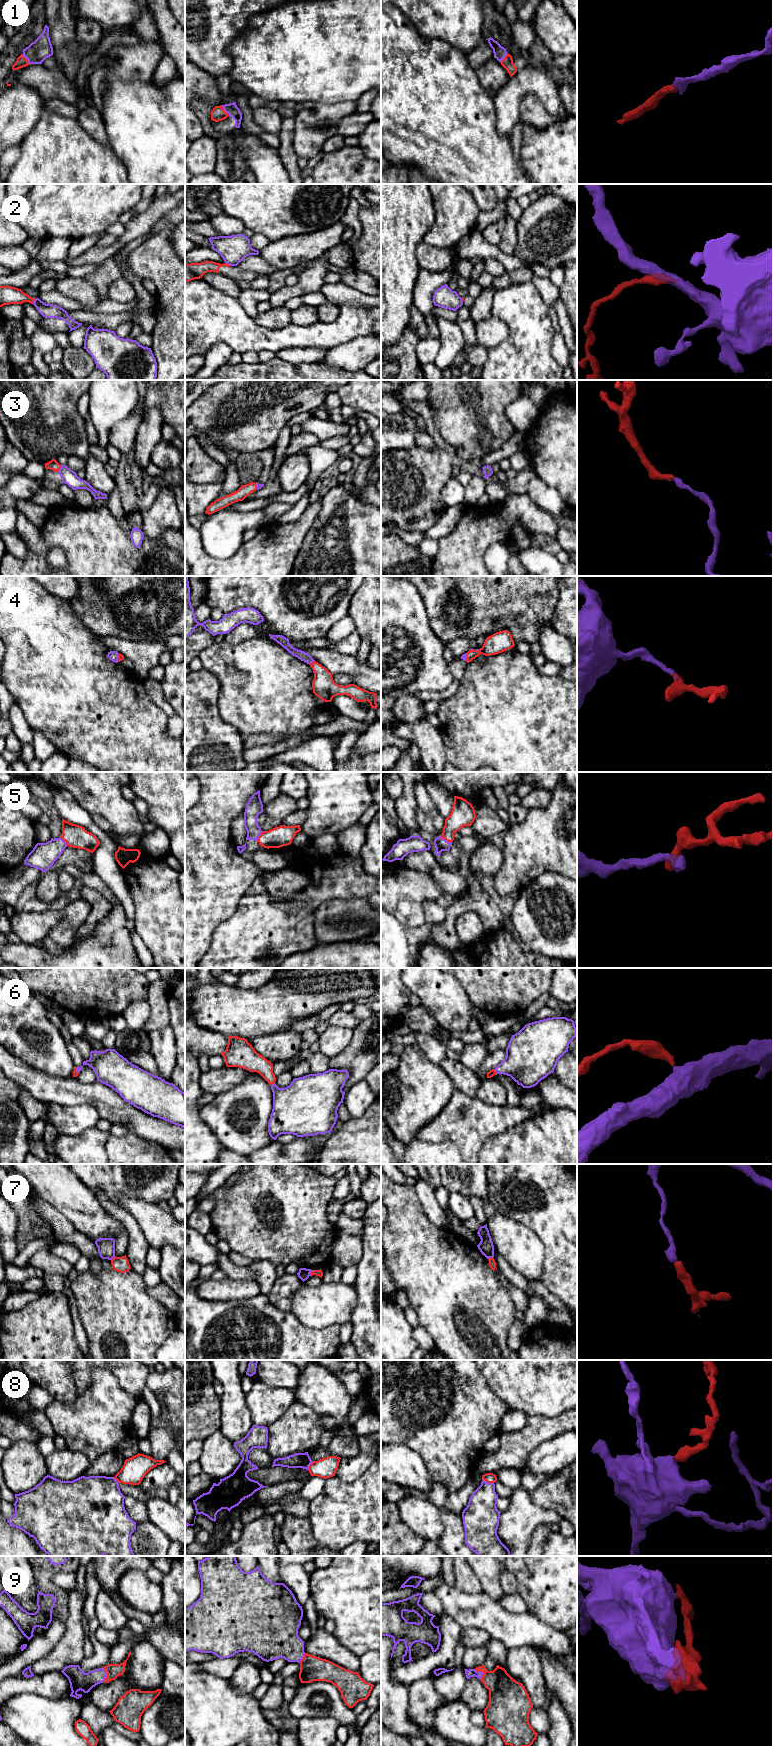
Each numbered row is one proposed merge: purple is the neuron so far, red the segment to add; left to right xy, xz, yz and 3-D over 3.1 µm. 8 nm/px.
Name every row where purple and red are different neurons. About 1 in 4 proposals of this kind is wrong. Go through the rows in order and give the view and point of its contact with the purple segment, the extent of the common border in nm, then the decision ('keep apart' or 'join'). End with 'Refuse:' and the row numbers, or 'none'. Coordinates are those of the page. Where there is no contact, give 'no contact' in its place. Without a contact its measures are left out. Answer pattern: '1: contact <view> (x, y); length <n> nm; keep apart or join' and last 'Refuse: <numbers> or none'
1: contact xy (26, 58); length 120 nm; join
2: contact xy (34, 301); length 60 nm; keep apart
3: contact xy (60, 468); length 70 nm; join
4: contact xz (311, 662); length 60 nm; join
5: contact yz (445, 840); length 110 nm; join
6: contact xz (272, 1084); length 40 nm; join
7: contact xz (311, 1271); length 60 nm; keep apart
8: contact yz (487, 1482); length 100 nm; join
9: contact yz (482, 1672); length 110 nm; join
Refuse: 2, 7

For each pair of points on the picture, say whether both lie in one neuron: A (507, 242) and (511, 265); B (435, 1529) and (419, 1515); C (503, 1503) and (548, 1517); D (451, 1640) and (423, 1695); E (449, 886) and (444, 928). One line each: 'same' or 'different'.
A: different
B: same
C: different
D: different
E: different

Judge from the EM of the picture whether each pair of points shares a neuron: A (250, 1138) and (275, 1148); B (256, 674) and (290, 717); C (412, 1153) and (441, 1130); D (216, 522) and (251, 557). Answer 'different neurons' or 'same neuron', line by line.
A: different neurons
B: same neuron
C: different neurons
D: different neurons

